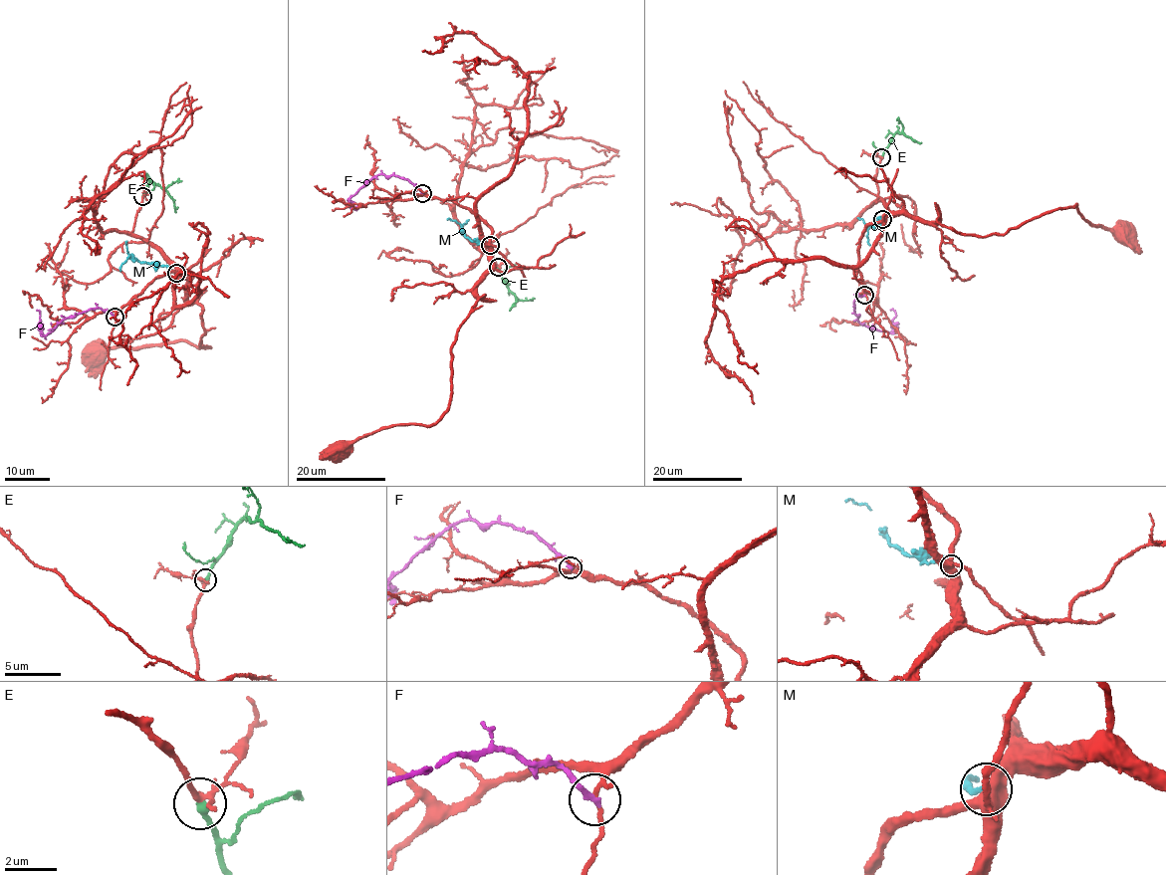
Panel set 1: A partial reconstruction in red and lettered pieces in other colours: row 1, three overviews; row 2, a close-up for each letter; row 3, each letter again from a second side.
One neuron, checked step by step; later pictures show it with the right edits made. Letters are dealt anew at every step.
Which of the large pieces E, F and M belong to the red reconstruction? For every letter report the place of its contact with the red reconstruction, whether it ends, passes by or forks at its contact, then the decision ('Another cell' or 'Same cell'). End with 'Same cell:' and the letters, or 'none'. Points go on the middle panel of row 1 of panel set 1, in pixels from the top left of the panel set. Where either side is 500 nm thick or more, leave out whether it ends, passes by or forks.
E: Touches red at (498, 267). It ends there. Same cell
F: Touches red at (422, 193). It ends there. Another cell
M: Touches red at (490, 245). It ends there. Another cell
Same cell: E

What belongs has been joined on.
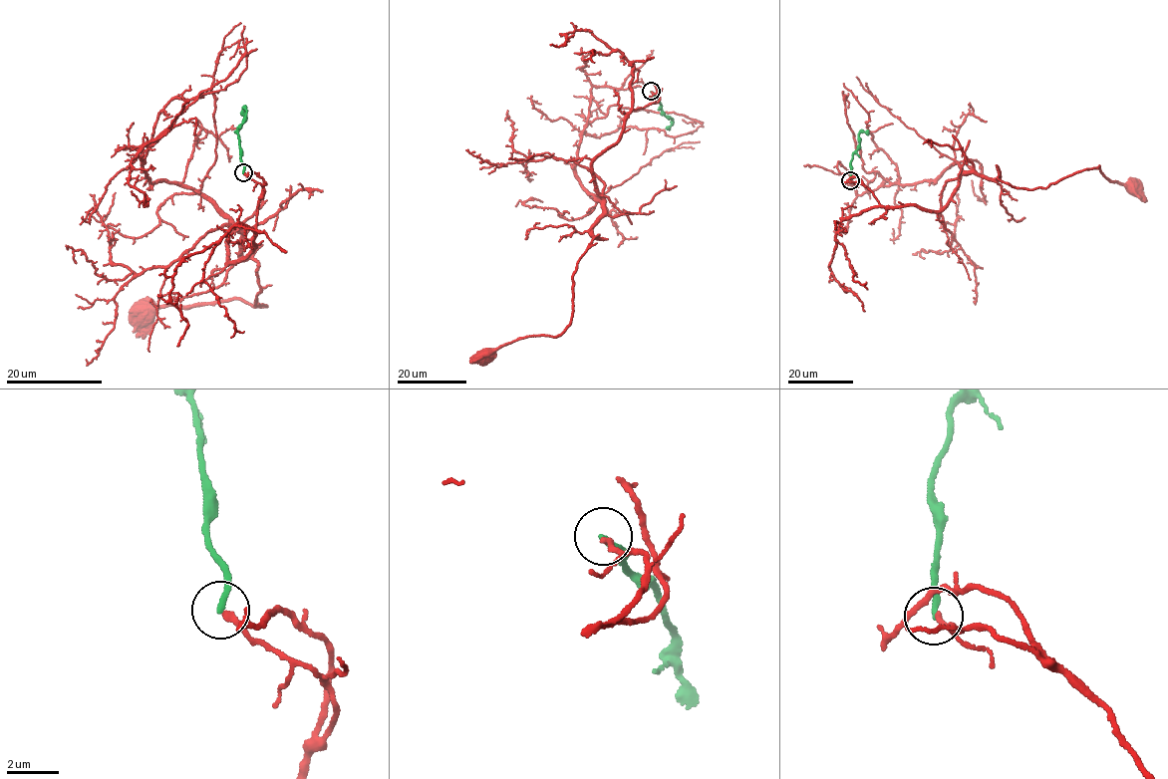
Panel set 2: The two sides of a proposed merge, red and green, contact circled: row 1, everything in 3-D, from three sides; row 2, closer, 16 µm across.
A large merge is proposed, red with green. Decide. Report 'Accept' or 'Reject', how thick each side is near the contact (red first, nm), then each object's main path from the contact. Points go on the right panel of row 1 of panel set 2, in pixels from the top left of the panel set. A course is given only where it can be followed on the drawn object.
Reject. Thickness 220 nm (red) against 240 nm. Course of red: (851, 180), (884, 205), (935, 212), (962, 174), (976, 172), (1027, 189), (1099, 166), (1111, 182), (1133, 186). Course of green: (851, 180), (851, 161), (859, 143), (859, 132), (868, 133)

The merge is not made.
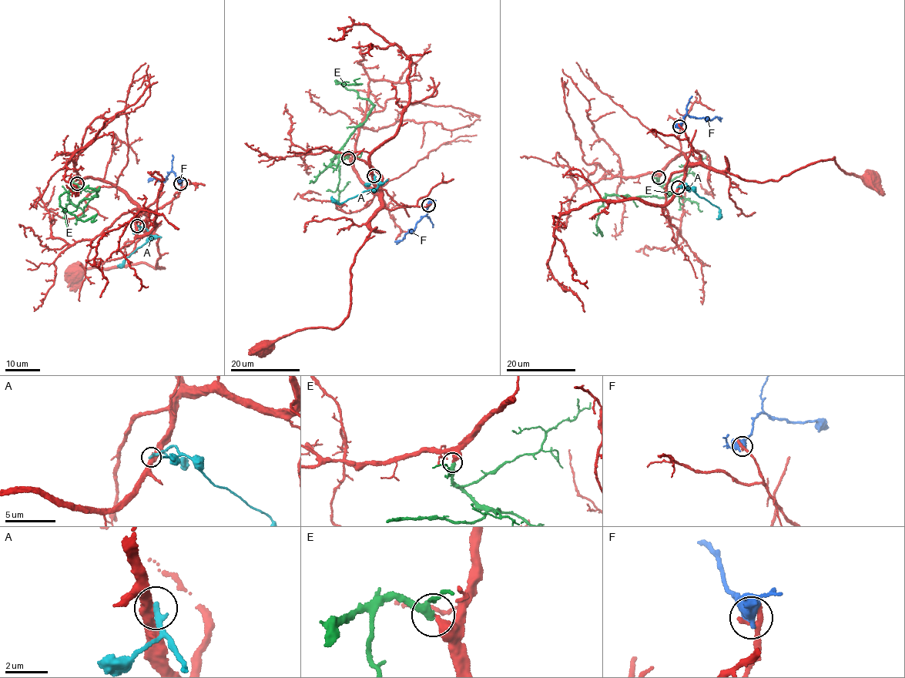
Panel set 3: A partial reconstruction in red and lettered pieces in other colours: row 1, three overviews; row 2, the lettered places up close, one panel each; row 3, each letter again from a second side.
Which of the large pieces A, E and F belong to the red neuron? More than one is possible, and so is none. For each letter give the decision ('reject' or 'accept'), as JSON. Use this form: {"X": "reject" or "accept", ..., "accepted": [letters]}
{"A": "reject", "E": "accept", "F": "reject", "accepted": ["E"]}

